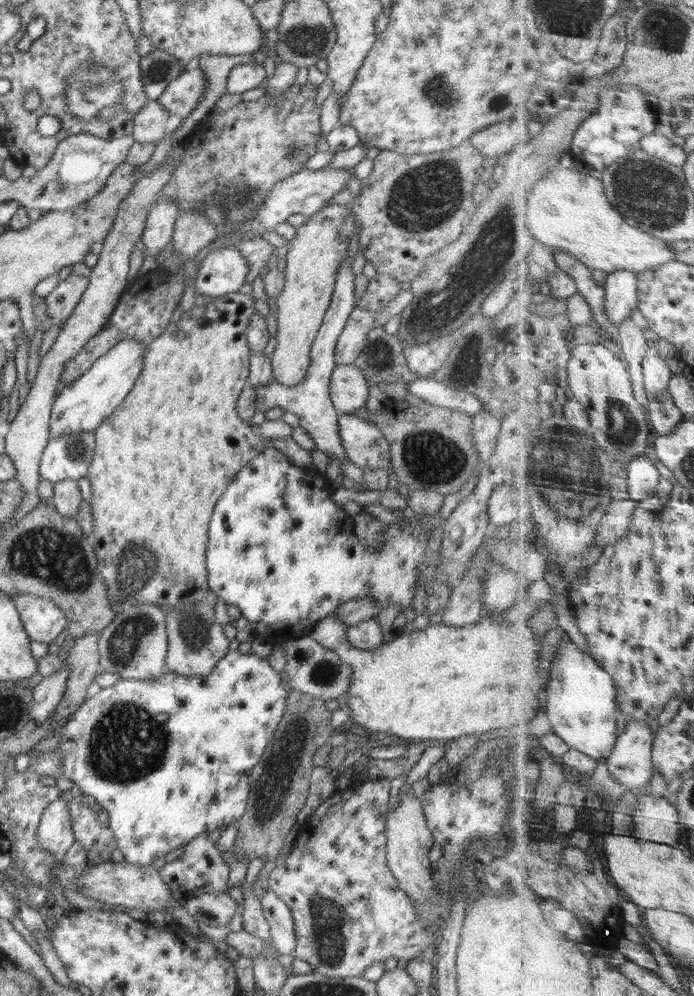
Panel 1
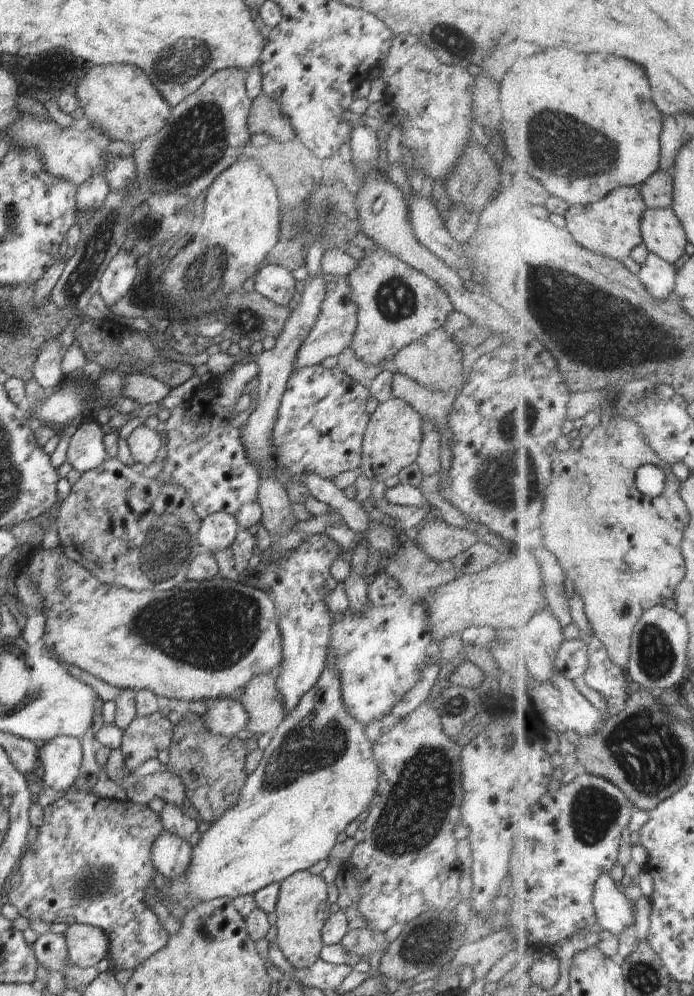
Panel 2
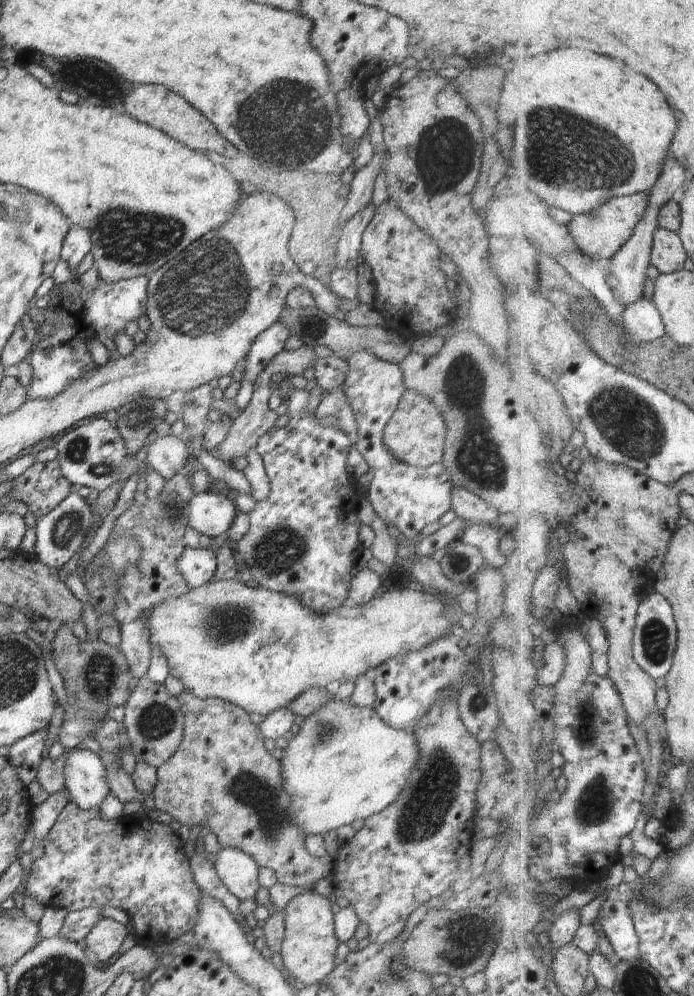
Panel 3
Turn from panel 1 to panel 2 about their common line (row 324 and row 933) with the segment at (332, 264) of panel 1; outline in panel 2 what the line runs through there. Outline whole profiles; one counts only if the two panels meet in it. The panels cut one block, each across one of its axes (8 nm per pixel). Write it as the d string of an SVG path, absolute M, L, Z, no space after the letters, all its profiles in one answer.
M308 869L295 872L280 883L275 904L277 941L284 958L297 969L309 967L319 958L324 946L321 930L331 915L330 905L333 899L332 886L320 875L310 873Z

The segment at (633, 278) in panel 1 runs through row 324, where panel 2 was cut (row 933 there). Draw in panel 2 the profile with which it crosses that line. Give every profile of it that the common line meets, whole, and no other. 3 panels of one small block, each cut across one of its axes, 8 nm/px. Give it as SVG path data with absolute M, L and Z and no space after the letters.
M610 873L602 875L595 888L595 907L599 924L606 931L620 936L625 928L634 925L634 902L618 887Z

